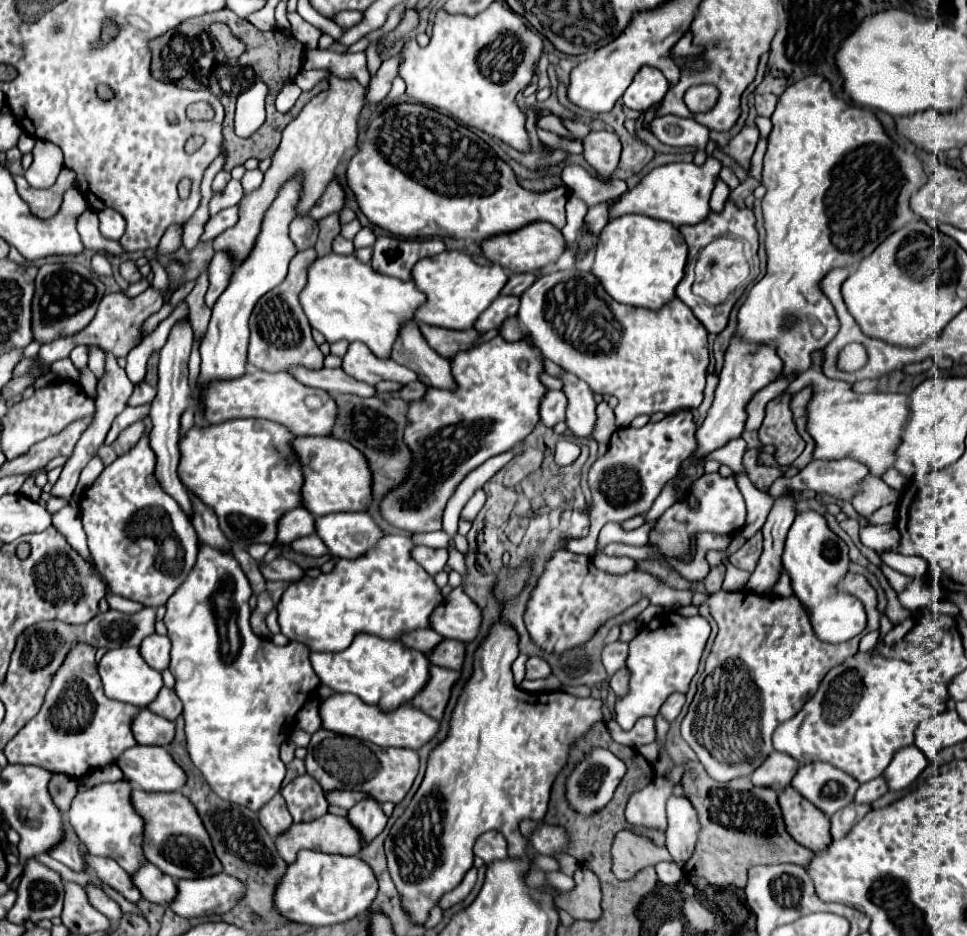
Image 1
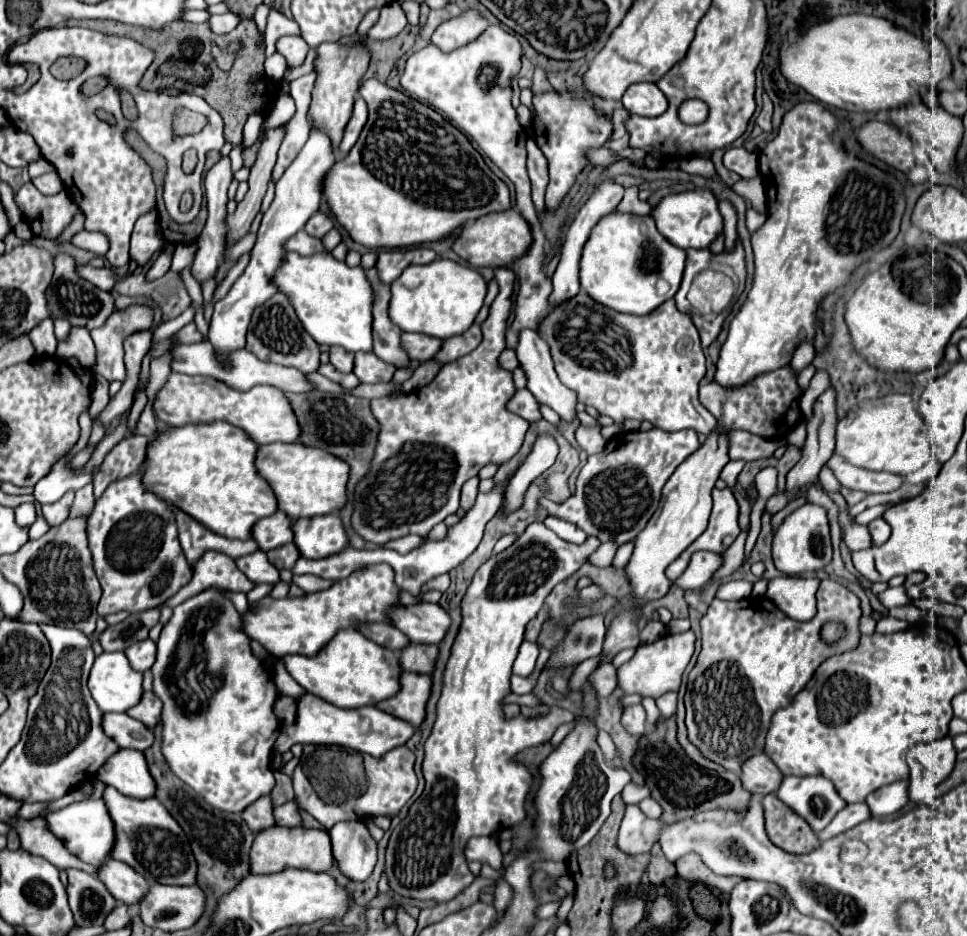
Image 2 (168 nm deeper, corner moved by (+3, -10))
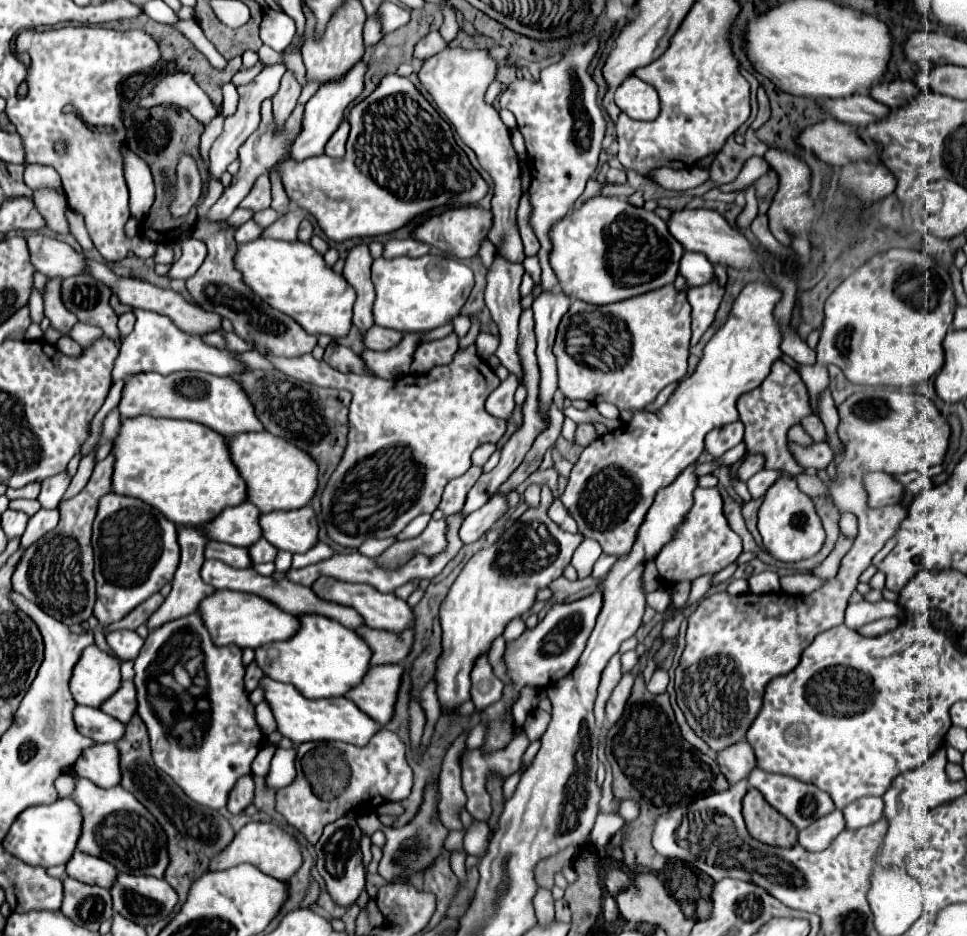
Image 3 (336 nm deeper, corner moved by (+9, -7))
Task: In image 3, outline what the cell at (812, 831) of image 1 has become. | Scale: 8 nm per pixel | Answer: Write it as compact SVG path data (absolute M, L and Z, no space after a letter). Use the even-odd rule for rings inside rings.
M748 789L742 801L742 815L754 839L778 847L798 845L798 829L784 815L774 811L774 807L762 799L762 793L758 789Z

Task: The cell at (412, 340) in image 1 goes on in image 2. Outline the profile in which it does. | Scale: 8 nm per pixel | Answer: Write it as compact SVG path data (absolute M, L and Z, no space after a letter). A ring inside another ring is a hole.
M368 268L364 270L372 290L374 290L374 304L372 304L372 336L374 336L374 344L372 344L372 352L384 360L384 362L392 362L398 368L408 364L408 356L404 356L402 348L400 348L400 328L392 324L392 320L388 318L388 302L390 302L390 286L382 284L378 278L376 268Z

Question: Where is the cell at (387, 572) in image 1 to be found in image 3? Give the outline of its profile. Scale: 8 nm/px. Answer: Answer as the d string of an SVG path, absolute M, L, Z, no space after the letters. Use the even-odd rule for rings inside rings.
M216 591L214 595L206 597L198 613L204 619L206 629L210 631L214 643L234 643L238 647L252 647L258 649L268 643L276 641L288 641L300 631L300 617L282 611L272 601L254 595L254 593L240 593L240 591Z

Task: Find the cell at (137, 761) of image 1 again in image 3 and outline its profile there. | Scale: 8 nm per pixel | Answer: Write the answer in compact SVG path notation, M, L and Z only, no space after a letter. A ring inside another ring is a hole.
M114 743L88 747L74 765L78 777L86 777L98 787L120 785L120 755Z

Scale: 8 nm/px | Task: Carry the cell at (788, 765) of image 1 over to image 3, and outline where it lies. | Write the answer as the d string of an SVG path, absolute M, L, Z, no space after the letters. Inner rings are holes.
M742 741L720 751L718 765L730 783L738 783L742 779L748 779L750 771L756 769L756 755L752 747L746 741Z

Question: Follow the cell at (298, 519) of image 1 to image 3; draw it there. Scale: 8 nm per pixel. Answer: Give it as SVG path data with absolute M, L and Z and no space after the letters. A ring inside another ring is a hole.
M242 503L238 507L224 509L214 521L202 525L212 541L222 541L238 547L252 547L262 537L262 527L258 523L260 511L256 505Z

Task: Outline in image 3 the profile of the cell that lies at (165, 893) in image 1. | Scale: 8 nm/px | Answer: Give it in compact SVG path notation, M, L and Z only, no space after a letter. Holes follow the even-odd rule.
M76 851L72 859L66 863L66 873L74 879L80 879L82 883L106 889L110 889L110 883L114 883L114 875L118 875L112 863L106 863L106 859L98 859L82 851Z

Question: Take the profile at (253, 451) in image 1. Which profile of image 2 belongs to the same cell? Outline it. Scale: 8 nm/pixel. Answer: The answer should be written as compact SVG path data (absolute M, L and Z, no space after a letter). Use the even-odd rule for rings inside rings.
M206 422L206 424L160 428L154 440L150 440L146 448L146 458L140 468L142 484L160 500L186 512L190 518L194 518L208 530L226 538L248 540L256 520L264 518L266 514L274 514L278 510L272 488L254 468L256 450L258 450L256 442L244 436L244 430L236 430L234 426L228 426L228 422Z

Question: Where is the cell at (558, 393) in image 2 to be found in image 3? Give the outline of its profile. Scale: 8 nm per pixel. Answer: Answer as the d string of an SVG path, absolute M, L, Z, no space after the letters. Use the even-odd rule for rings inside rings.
M496 255L496 261L488 273L488 287L486 287L486 305L492 313L492 319L496 321L498 329L500 329L500 347L496 351L496 357L502 361L502 365L508 371L514 371L514 375L518 375L518 383L522 385L522 359L518 355L518 319L522 313L520 307L520 279L522 279L524 267L522 265L512 265L504 259L500 259Z

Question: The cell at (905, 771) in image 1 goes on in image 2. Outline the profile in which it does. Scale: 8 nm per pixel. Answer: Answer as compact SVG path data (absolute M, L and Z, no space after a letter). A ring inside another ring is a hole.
M894 782L892 786L882 786L880 790L872 792L866 802L868 802L868 810L874 818L880 816L888 816L894 814L898 810L904 808L904 804L908 802L908 794L904 794L904 786L908 786L908 782Z

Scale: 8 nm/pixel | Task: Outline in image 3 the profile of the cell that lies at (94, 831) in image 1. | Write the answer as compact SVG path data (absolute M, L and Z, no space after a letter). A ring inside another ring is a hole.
M58 799L50 805L36 805L22 811L14 821L14 825L10 827L8 835L4 837L2 845L6 851L16 855L24 863L52 867L70 861L70 855L76 851L78 835L82 835L80 829L82 829L82 811L78 803L74 803L72 799Z

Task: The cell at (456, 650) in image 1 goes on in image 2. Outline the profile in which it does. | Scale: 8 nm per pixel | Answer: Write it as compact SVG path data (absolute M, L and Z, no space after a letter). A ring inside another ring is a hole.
M408 644L400 650L400 668L406 672L430 674L438 656L436 644Z

